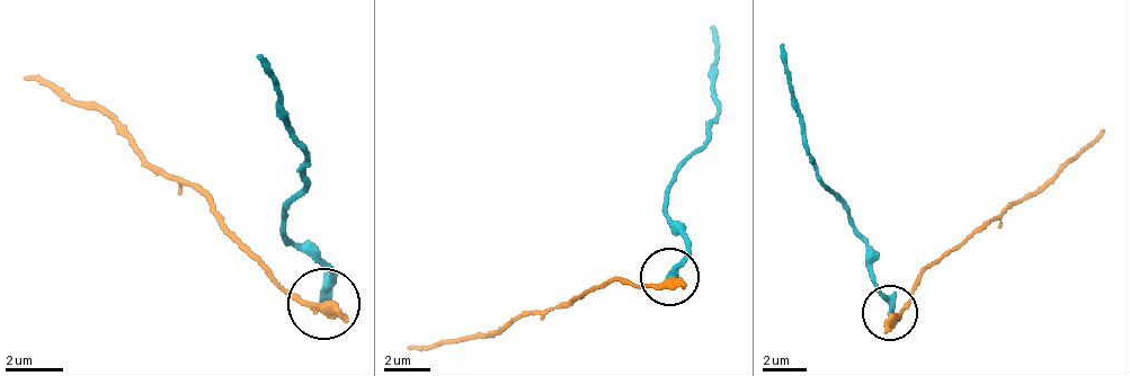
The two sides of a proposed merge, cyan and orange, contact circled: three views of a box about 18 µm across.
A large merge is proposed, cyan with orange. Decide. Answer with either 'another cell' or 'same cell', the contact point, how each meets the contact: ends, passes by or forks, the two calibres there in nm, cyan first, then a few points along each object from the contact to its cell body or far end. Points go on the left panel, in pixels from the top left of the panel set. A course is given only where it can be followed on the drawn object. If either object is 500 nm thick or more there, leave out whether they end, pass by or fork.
another cell | (323, 303) | cyan ends | orange ends | 260/400 nm | cyan via (322, 304), (332, 268), (291, 241), (286, 232), (286, 207), (305, 177), (259, 53) | orange via (322, 304), (295, 304), (257, 267), (202, 190), (131, 148), (108, 116), (25, 75)

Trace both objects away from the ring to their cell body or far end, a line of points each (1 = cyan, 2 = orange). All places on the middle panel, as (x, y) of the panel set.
1: (667, 278), (688, 250), (667, 209), (672, 186), (710, 130), (712, 27)
2: (667, 278), (643, 284), (614, 278), (499, 331), (409, 347)

